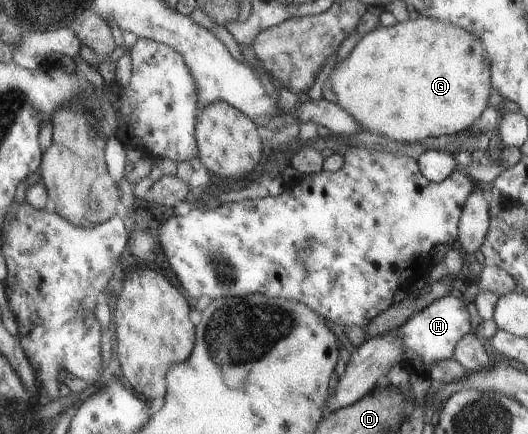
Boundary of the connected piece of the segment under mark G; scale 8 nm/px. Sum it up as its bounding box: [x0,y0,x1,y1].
[326,16,490,143]

